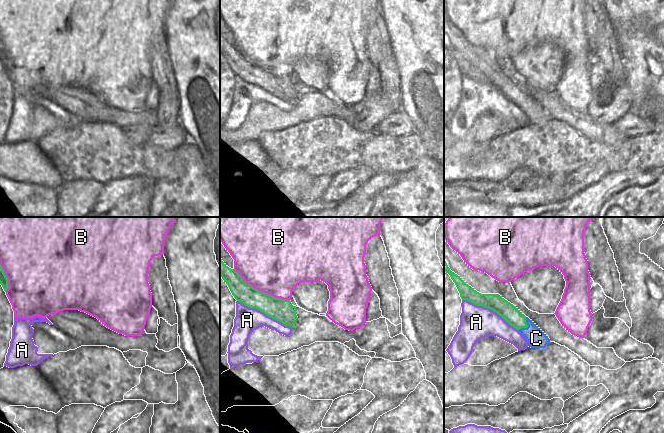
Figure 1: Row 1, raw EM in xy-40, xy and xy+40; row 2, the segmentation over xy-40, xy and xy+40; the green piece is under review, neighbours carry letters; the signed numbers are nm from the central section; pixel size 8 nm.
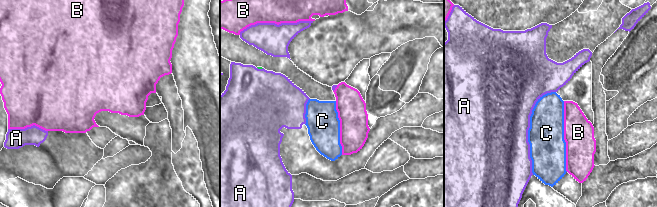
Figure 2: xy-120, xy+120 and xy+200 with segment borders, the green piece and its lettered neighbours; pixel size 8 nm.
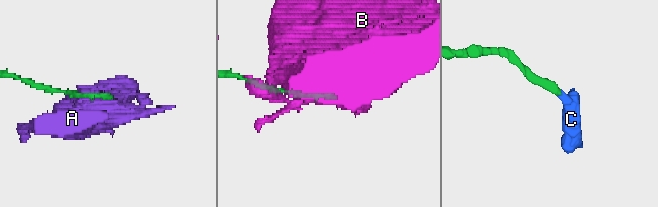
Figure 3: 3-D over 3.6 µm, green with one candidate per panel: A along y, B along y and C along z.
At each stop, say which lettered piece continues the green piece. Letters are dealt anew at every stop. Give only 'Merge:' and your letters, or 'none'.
Merge: none

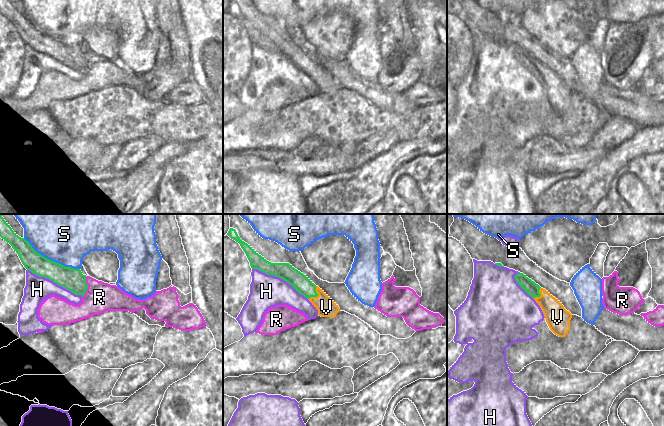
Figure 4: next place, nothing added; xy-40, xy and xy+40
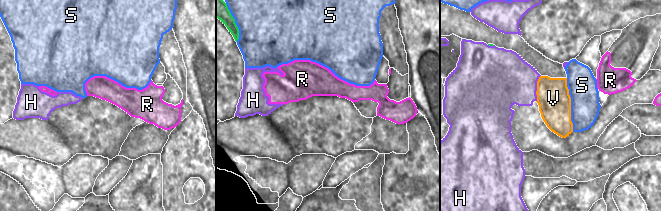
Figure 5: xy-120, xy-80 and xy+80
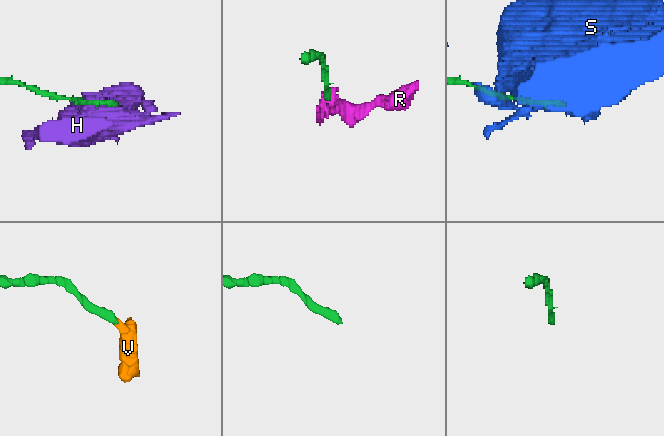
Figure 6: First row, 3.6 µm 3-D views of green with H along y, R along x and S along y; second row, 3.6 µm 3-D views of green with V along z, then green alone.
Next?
Merge: R

